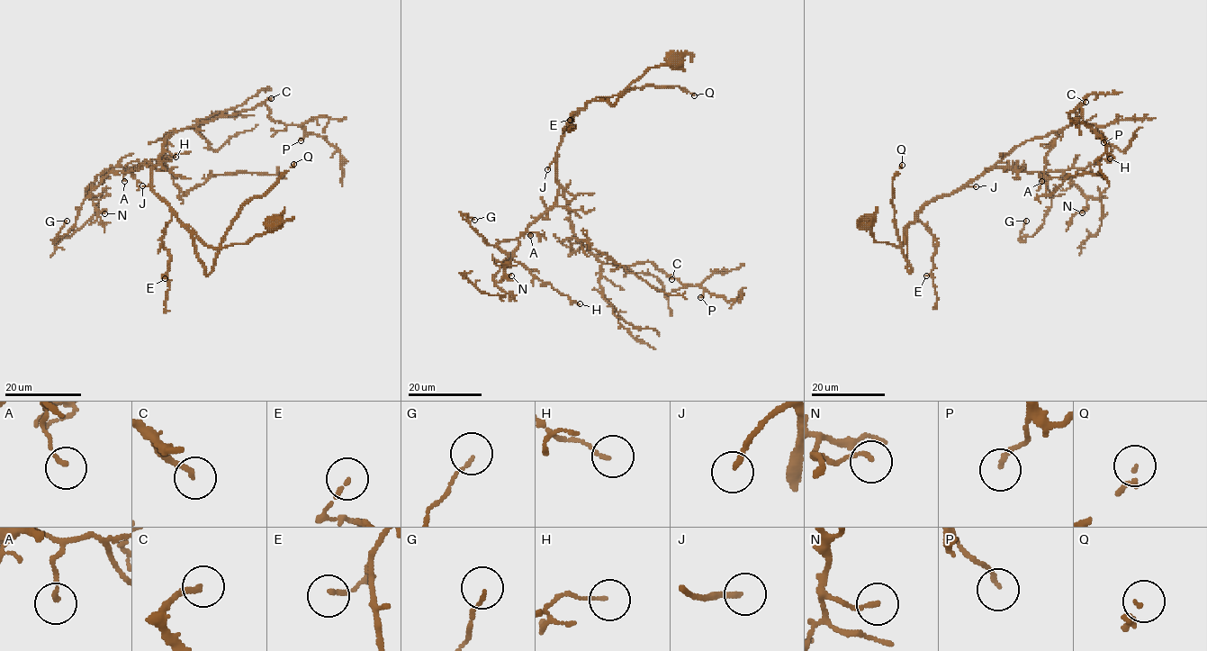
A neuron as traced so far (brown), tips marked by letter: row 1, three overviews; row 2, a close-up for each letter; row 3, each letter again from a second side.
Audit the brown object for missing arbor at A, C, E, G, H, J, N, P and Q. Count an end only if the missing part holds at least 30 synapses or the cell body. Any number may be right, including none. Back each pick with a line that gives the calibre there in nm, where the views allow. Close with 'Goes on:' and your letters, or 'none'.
C: 200 nm thick
Q: 70 nm thick
Goes on: C, Q

